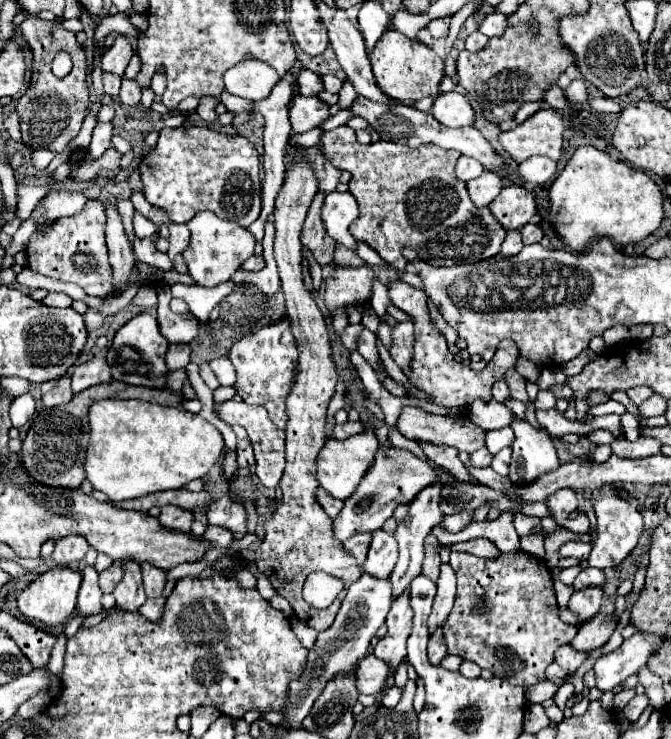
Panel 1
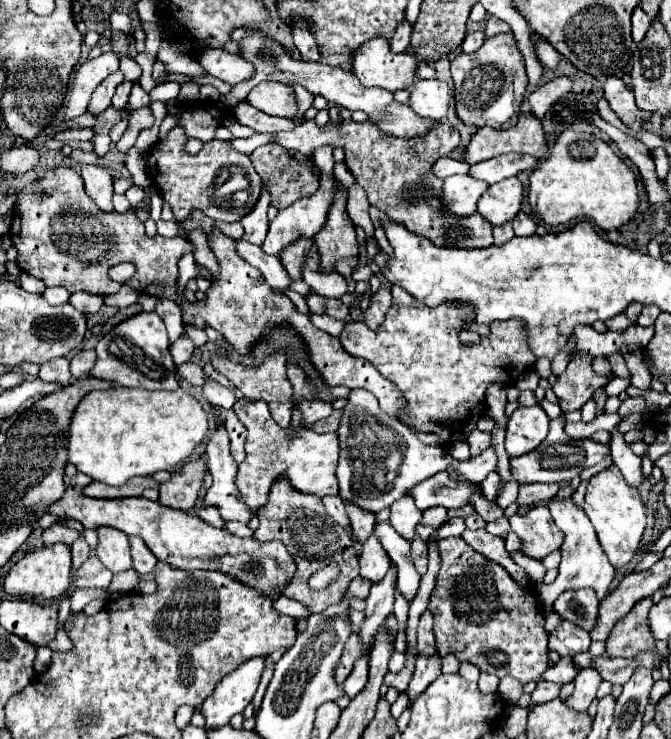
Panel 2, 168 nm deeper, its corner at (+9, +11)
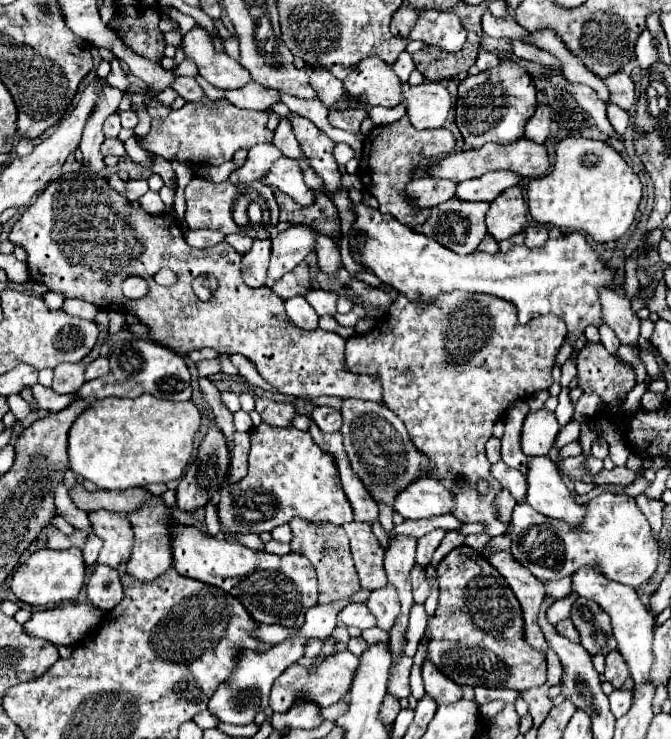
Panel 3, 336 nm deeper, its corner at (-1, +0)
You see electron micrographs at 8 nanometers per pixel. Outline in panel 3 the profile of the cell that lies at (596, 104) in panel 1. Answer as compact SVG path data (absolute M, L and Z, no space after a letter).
M608 105L608 121L612 123L612 127L614 127L616 133L624 135L624 133L628 131L630 117L628 117L628 113L622 111L620 107L616 107L616 105Z

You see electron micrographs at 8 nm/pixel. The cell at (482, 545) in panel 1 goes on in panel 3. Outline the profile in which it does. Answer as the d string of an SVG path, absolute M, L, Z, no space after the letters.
M498 551L498 553L490 555L488 561L490 561L490 565L494 565L500 571L500 575L504 575L504 579L508 581L516 599L520 601L526 643L530 643L530 647L534 647L546 655L548 645L536 623L542 599L546 595L542 581L534 579L534 575L530 575L530 571L526 571L526 567L522 567L522 563L518 563L508 551Z

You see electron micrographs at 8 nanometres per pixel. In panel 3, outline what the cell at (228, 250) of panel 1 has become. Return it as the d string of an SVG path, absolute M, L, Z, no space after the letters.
M292 297L286 301L286 313L290 321L306 331L318 329L318 313L310 307L310 303L304 297Z

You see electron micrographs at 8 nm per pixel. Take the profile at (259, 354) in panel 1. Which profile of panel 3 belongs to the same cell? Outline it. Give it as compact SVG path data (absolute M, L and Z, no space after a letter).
M256 399L256 411L264 423L274 427L290 427L290 421L296 415L292 403L276 403L270 399Z

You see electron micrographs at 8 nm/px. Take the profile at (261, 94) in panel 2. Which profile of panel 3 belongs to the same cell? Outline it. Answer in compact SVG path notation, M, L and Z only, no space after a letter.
M246 83L246 87L240 87L240 89L234 89L234 91L226 91L226 99L240 107L240 109L270 109L276 101L280 101L278 97L278 91L274 89L268 89L268 87L262 87L260 83Z

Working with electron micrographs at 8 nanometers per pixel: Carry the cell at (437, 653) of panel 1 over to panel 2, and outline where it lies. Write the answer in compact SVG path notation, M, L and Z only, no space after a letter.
M436 652L436 656L416 656L416 670L412 674L412 680L408 684L408 696L410 702L416 698L416 694L424 692L424 688L436 680L436 676L440 676L440 654Z

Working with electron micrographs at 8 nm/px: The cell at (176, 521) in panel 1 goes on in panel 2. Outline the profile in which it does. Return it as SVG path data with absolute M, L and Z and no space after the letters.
M204 458L200 460L190 460L184 464L182 472L174 472L172 478L164 484L160 484L160 498L158 502L168 508L184 510L188 512L202 488L202 478L204 478Z

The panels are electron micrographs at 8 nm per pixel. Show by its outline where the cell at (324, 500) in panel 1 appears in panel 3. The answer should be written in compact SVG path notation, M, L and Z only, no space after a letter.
M346 523L344 531L350 537L354 565L364 589L378 589L386 585L386 571L382 567L384 547L370 529L370 523Z

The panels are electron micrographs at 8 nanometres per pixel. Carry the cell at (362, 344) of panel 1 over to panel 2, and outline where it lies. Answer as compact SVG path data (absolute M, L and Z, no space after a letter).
M330 298L328 304L326 304L326 314L336 318L336 320L342 320L346 322L350 318L350 308L342 302L342 300L336 300L336 298Z

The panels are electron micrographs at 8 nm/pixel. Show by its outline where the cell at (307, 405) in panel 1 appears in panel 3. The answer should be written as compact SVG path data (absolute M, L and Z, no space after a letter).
M292 519L290 527L294 533L294 539L292 539L294 551L320 551L320 569L316 571L318 573L318 589L320 589L318 601L320 603L346 599L346 597L354 595L356 591L360 591L358 573L352 563L346 531L342 527L332 525L332 523L314 525L314 523L304 523L302 519Z

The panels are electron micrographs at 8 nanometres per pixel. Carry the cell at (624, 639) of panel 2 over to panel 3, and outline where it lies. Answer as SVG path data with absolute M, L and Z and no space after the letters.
M610 651L606 655L606 671L604 671L606 681L612 683L614 689L620 689L626 681L626 677L630 677L630 671L622 659L622 655L618 651Z

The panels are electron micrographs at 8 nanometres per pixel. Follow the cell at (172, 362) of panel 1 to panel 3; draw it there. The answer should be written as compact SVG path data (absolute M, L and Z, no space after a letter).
M206 359L206 361L198 361L198 363L196 363L196 367L198 367L200 377L216 375L216 373L220 373L220 371L222 371L222 367L220 367L218 359Z

